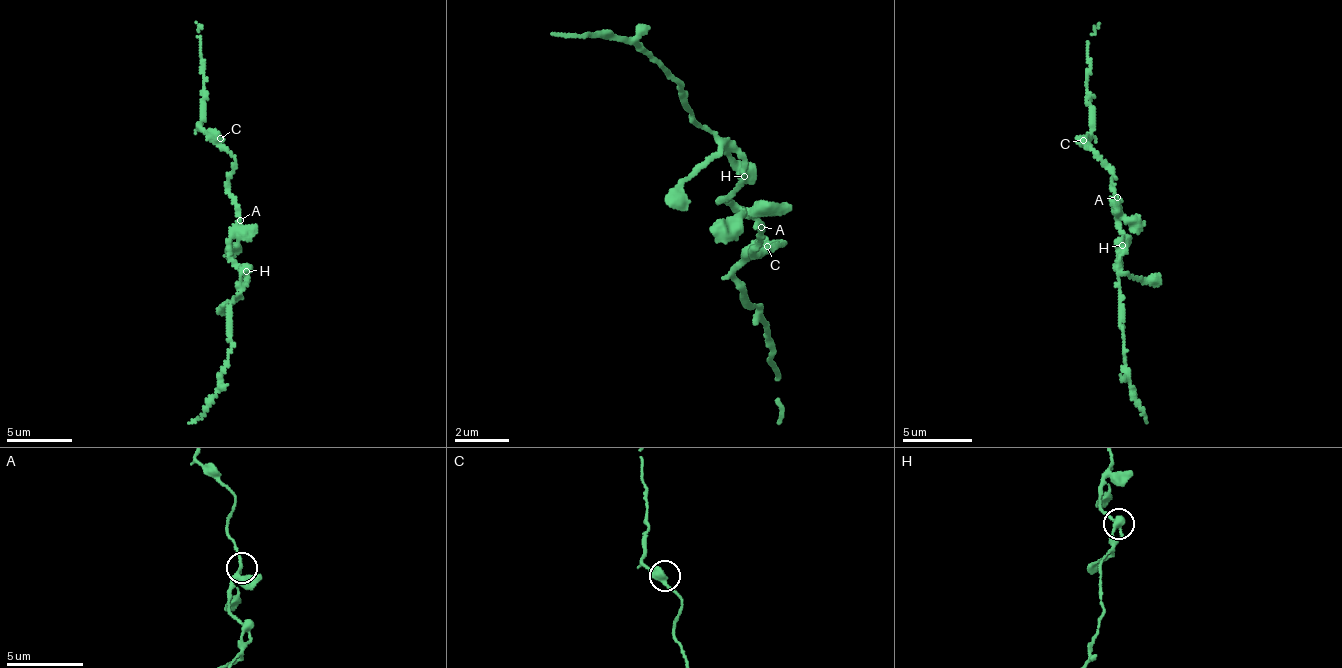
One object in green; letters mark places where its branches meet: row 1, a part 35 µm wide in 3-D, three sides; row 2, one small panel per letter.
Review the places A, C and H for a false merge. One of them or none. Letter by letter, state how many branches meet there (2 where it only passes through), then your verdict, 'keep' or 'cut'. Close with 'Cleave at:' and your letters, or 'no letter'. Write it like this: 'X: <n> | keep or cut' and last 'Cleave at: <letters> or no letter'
A: 2 | keep
C: 2 | keep
H: 2 | keep
Cleave at: no letter

